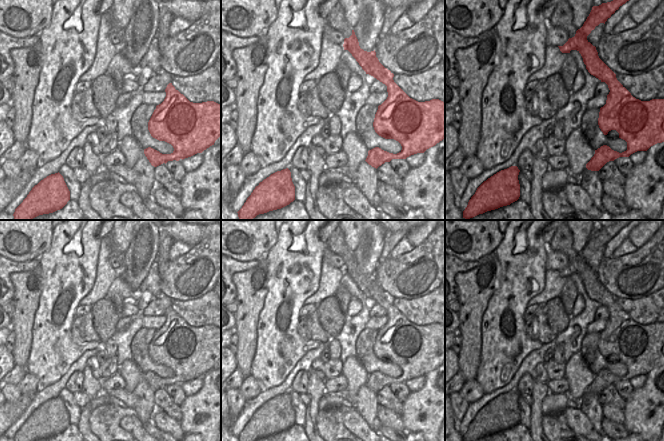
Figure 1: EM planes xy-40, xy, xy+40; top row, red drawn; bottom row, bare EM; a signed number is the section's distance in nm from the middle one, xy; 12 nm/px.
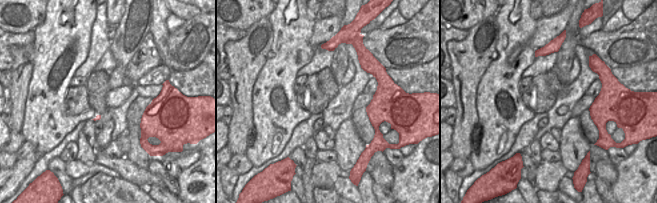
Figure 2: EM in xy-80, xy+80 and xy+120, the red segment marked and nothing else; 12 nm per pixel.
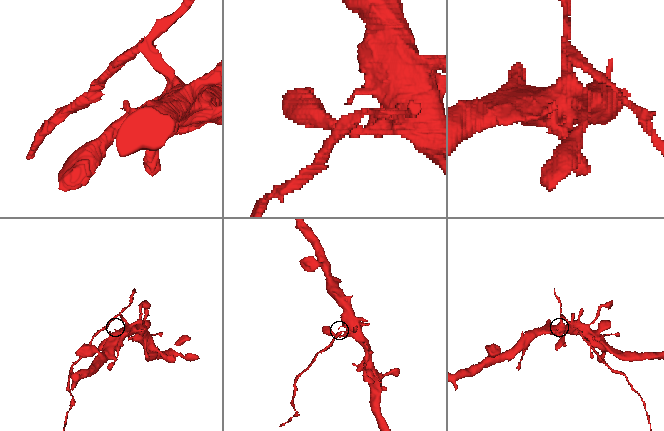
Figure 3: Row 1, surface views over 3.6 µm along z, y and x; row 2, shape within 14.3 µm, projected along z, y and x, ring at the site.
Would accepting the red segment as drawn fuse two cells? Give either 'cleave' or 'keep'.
cleave

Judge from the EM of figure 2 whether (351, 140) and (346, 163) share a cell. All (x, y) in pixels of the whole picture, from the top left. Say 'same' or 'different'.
same

